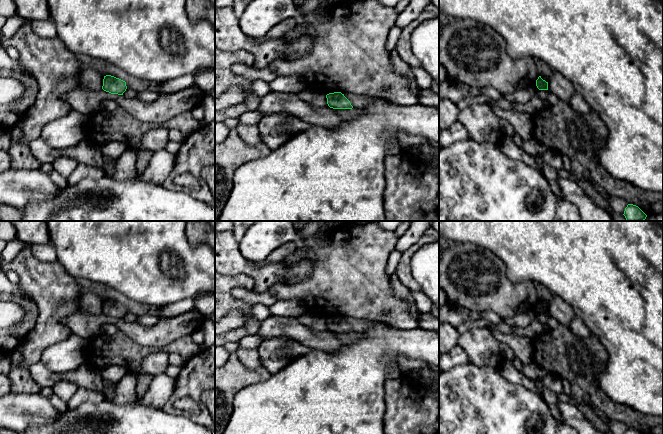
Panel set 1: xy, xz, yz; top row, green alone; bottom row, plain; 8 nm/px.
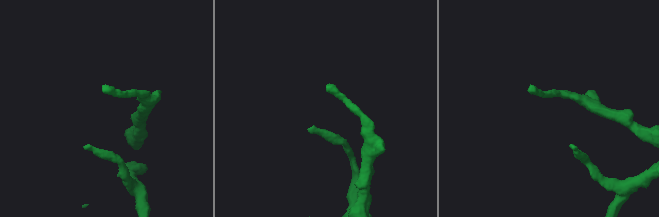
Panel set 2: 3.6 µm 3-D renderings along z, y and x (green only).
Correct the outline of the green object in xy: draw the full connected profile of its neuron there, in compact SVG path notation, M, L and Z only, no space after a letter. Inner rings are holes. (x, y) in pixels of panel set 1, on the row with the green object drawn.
M111 75L104 76L102 89L111 94L123 95L126 91L126 82Z

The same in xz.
M341 92L329 93L326 95L327 104L333 109L352 109L350 101Z

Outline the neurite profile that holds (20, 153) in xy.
M17 125L12 130L11 145L7 151L12 169L40 169L41 163L33 156L28 143L24 143L21 137L21 129Z

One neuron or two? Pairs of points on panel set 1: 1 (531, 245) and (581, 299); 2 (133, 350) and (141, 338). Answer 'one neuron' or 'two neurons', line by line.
1: one neuron
2: two neurons

